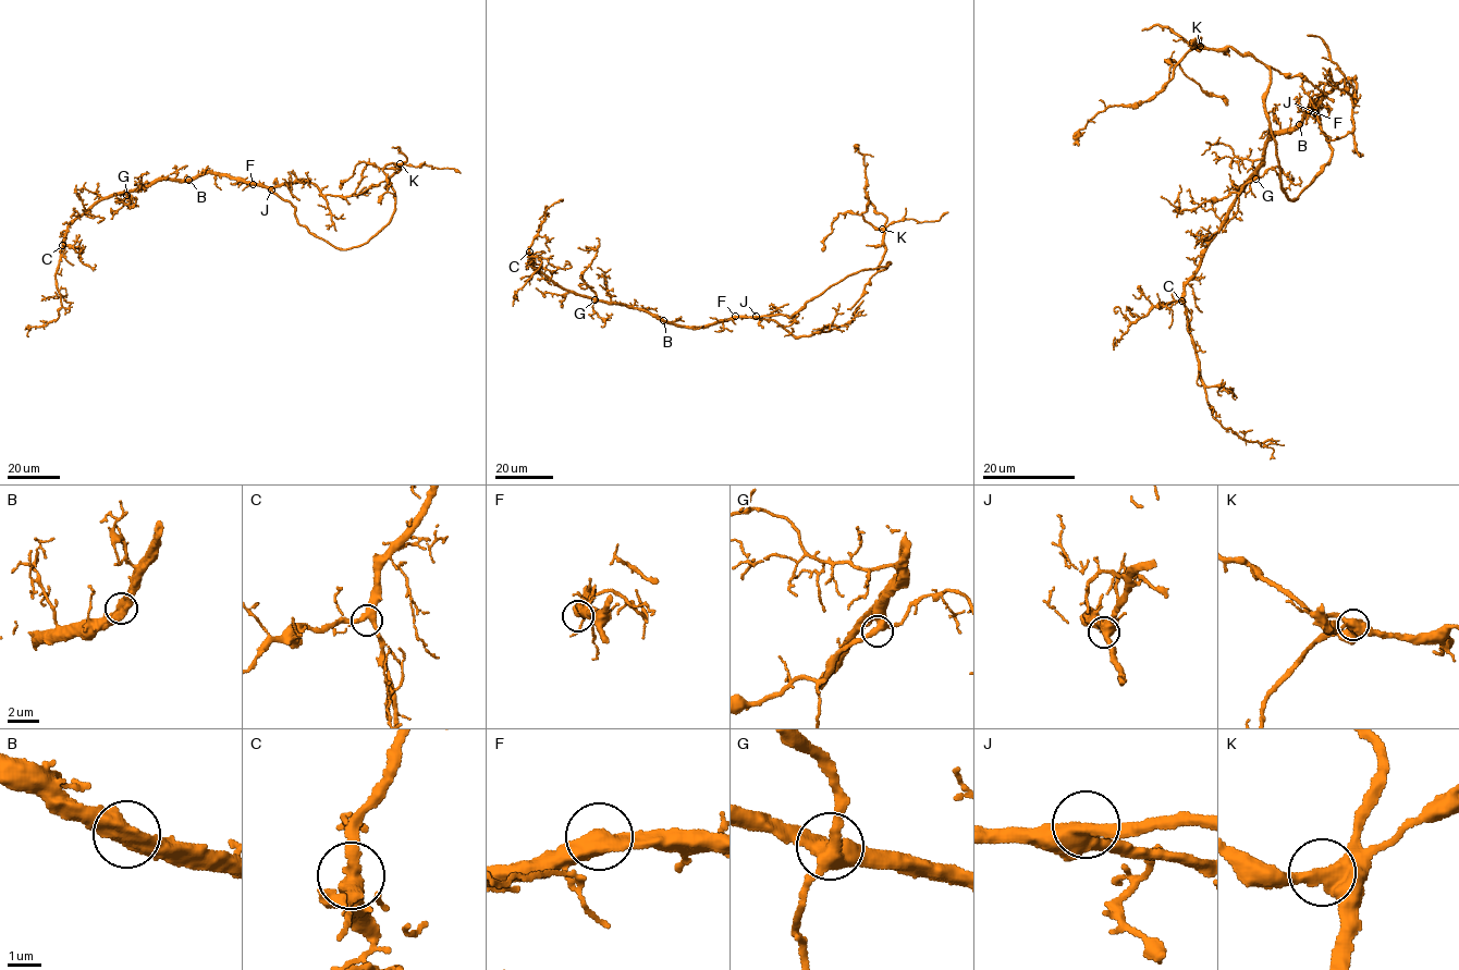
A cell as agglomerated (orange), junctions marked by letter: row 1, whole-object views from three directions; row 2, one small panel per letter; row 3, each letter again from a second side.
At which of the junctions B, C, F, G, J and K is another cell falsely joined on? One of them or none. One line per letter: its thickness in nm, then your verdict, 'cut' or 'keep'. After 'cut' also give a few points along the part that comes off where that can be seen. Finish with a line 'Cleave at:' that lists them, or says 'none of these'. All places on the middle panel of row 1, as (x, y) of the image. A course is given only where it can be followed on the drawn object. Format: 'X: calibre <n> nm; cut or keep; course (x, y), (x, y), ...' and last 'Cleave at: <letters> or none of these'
B: calibre 600 nm; keep
C: calibre 380 nm; keep
F: calibre 550 nm; keep
G: calibre 380 nm; keep
J: calibre 500 nm; keep
K: calibre 480 nm; keep
Cleave at: none of these

